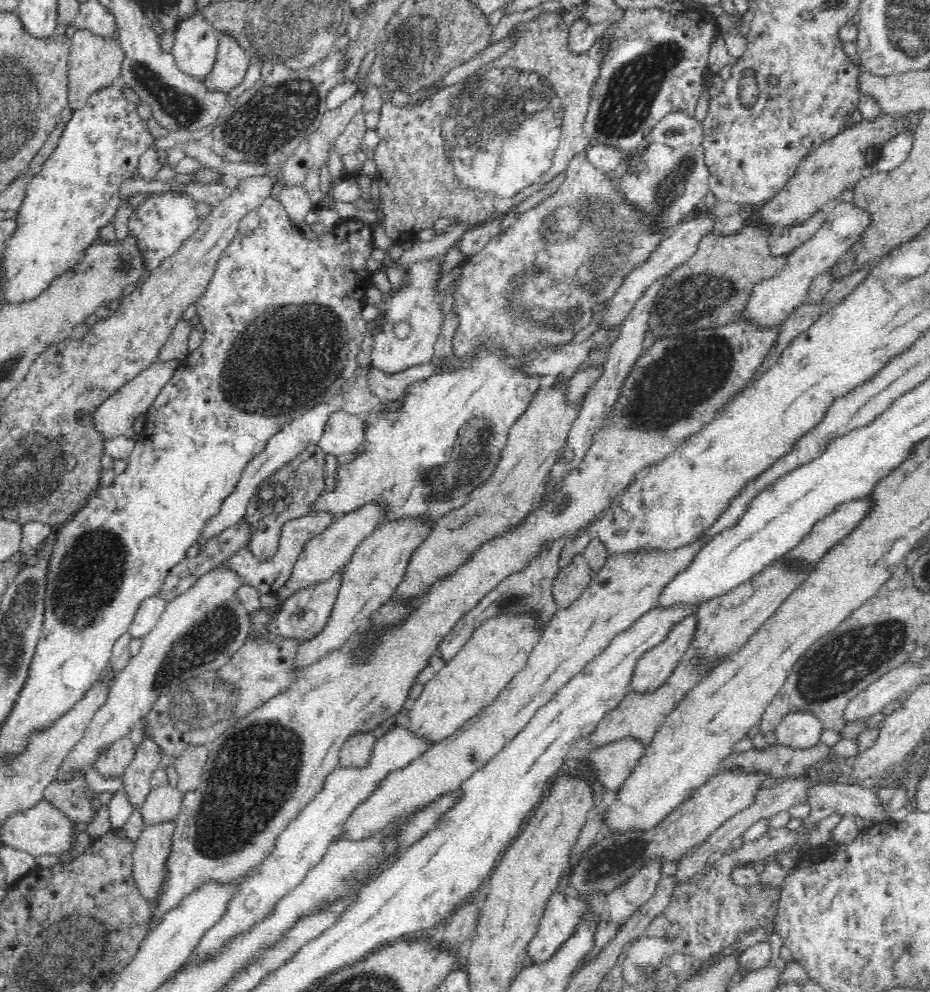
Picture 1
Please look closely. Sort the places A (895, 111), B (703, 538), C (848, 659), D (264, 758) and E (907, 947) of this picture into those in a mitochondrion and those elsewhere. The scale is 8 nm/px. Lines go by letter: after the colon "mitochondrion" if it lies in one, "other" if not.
A: other
B: other
C: mitochondrion
D: mitochondrion
E: mitochondrion

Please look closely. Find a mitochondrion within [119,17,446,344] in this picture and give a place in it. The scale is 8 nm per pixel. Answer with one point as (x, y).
(275, 116)

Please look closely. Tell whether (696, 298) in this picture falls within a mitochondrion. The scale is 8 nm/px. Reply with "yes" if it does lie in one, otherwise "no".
yes

